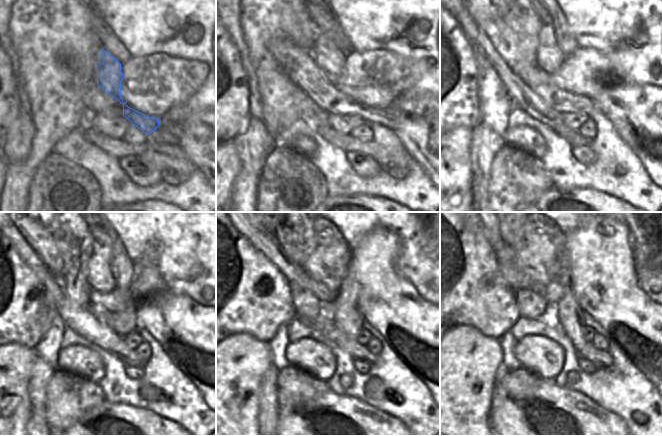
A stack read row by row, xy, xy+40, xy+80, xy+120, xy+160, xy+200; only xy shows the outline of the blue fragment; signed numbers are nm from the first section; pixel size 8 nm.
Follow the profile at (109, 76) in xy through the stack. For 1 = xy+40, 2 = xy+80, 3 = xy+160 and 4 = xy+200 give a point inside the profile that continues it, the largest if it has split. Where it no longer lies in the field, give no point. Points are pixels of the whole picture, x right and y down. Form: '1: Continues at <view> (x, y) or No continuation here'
1: Continues at xy+40 (329, 59)
2: Continues at xy+80 (550, 57)
3: Continues at xy+160 (325, 282)
4: Continues at xy+200 (537, 250).

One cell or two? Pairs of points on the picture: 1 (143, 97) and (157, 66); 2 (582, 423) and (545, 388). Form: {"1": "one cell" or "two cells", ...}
{"1": "one cell", "2": "one cell"}

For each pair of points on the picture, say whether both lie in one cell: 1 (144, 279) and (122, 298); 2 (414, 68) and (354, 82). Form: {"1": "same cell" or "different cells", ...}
{"1": "different cells", "2": "same cell"}

